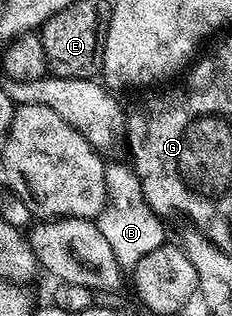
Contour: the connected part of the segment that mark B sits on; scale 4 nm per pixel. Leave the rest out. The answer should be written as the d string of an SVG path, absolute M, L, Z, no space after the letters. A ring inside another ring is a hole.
M129 165L106 168L106 207L96 219L100 232L104 232L104 240L112 248L118 265L123 271L130 272L152 248L160 248L167 241L166 230L162 227L163 219L155 214L153 208L144 200L144 192L137 174Z

